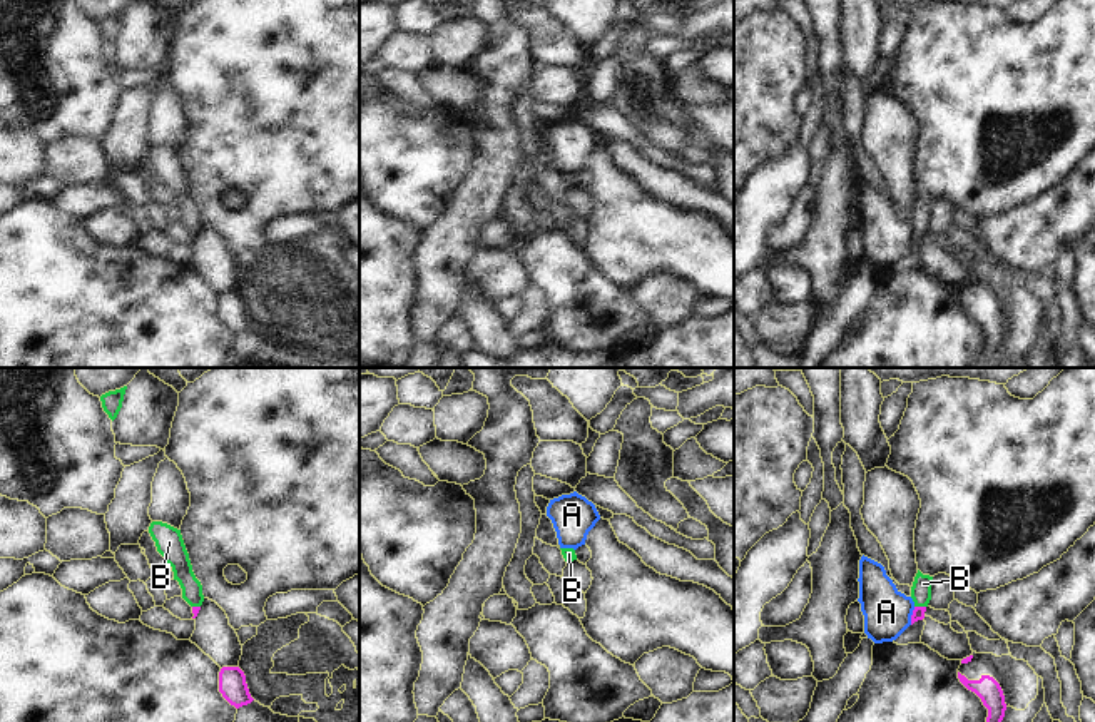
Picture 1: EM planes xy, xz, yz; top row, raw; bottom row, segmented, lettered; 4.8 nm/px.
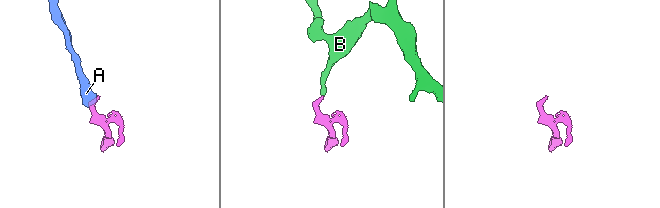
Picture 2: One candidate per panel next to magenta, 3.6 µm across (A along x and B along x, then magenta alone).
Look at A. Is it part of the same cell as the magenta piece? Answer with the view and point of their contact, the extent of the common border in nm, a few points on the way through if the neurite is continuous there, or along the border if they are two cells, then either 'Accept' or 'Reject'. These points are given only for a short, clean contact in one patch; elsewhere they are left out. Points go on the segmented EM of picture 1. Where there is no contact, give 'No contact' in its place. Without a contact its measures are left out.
Touches magenta at yz (911, 615). Shared border 90 nm. Boundary: yz (915, 607), (910, 624). Reject.

